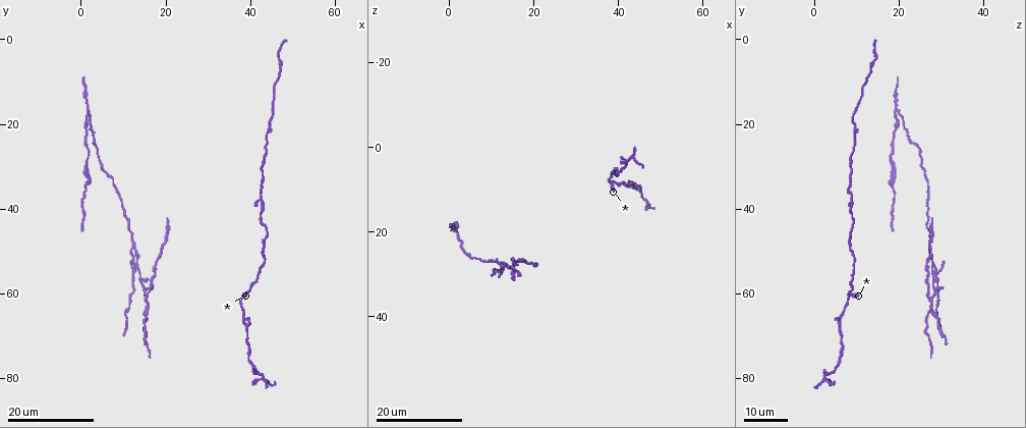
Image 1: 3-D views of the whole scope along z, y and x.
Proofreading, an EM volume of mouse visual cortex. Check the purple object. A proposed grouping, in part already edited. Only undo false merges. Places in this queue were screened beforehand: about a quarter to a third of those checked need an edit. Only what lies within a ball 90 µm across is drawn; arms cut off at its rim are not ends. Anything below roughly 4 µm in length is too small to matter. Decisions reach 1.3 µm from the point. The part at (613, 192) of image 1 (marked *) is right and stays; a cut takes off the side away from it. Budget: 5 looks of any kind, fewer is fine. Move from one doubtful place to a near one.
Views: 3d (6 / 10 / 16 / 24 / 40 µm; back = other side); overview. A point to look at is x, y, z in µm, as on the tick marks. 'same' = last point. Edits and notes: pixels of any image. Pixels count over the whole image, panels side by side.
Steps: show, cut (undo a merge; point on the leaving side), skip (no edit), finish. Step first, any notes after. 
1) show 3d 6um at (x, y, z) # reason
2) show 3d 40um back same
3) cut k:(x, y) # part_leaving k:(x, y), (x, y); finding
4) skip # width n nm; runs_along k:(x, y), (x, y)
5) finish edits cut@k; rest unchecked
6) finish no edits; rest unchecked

show 3d 24um at (38.0, 60.5, 8.0) # two arms in line, one across

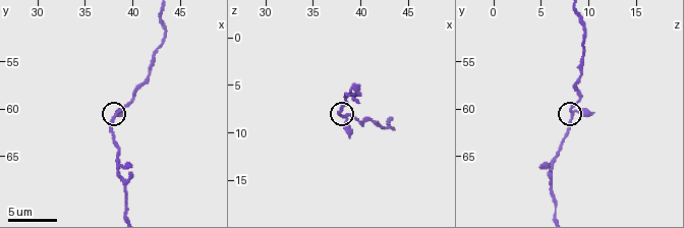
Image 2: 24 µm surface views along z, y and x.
show 3d 10um at (38.0, 60.4, 8.2)

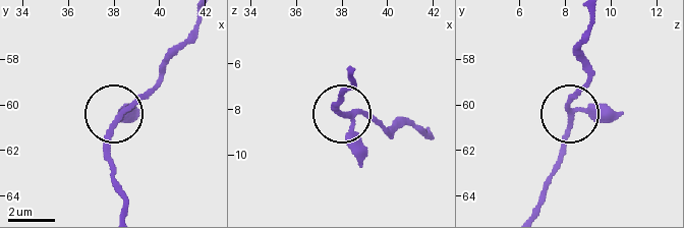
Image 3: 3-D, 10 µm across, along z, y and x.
skip # side_arm 29 um; runs_along 3:(620, 117), (575, 113), (554, 167); one neuron here

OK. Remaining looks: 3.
show 3d 16um at (39.5, 72.0, 6.0) # calibre changes

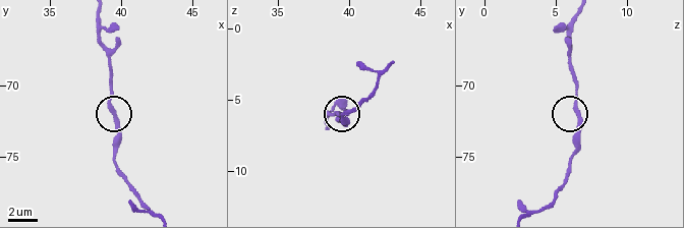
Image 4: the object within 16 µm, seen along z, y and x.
show 3d 10um at (39.4, 72.2, 6.4)

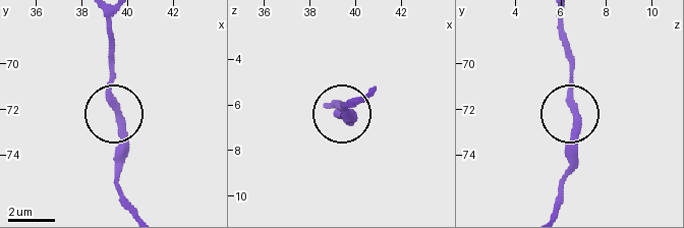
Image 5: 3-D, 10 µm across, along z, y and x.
skip # width 270 nm; runs_along 5:(105, 17), (123, 167); one neuron here

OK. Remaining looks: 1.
finish no edits; rest unchecked

